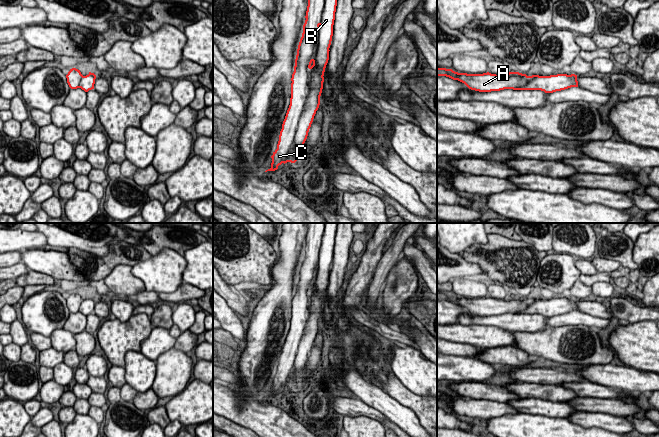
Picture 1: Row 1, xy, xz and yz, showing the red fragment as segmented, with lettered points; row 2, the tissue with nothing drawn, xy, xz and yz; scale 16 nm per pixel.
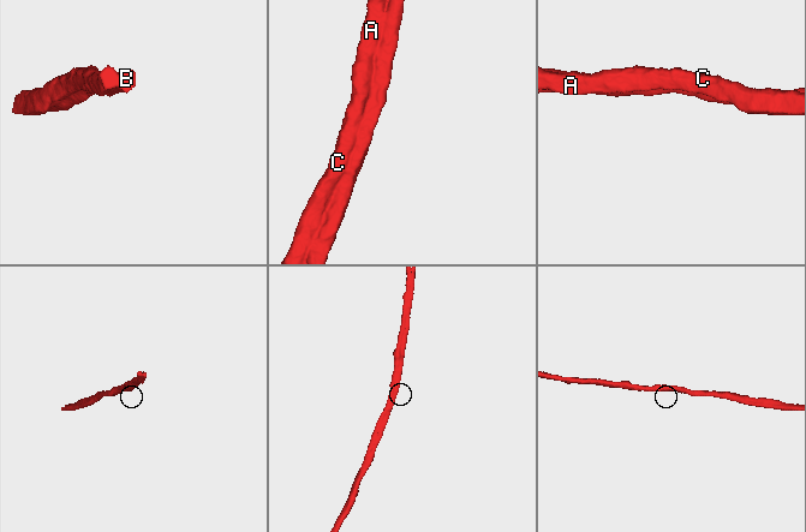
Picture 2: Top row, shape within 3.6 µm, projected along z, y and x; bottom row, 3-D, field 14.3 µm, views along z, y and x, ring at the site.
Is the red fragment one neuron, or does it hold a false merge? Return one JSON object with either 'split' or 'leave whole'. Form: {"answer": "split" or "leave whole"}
{"answer": "leave whole"}

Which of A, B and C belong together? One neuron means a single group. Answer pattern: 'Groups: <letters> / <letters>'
Groups: A B C

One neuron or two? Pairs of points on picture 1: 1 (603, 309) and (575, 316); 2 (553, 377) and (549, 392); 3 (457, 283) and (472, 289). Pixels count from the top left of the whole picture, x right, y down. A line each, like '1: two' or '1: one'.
1: two
2: two
3: one

